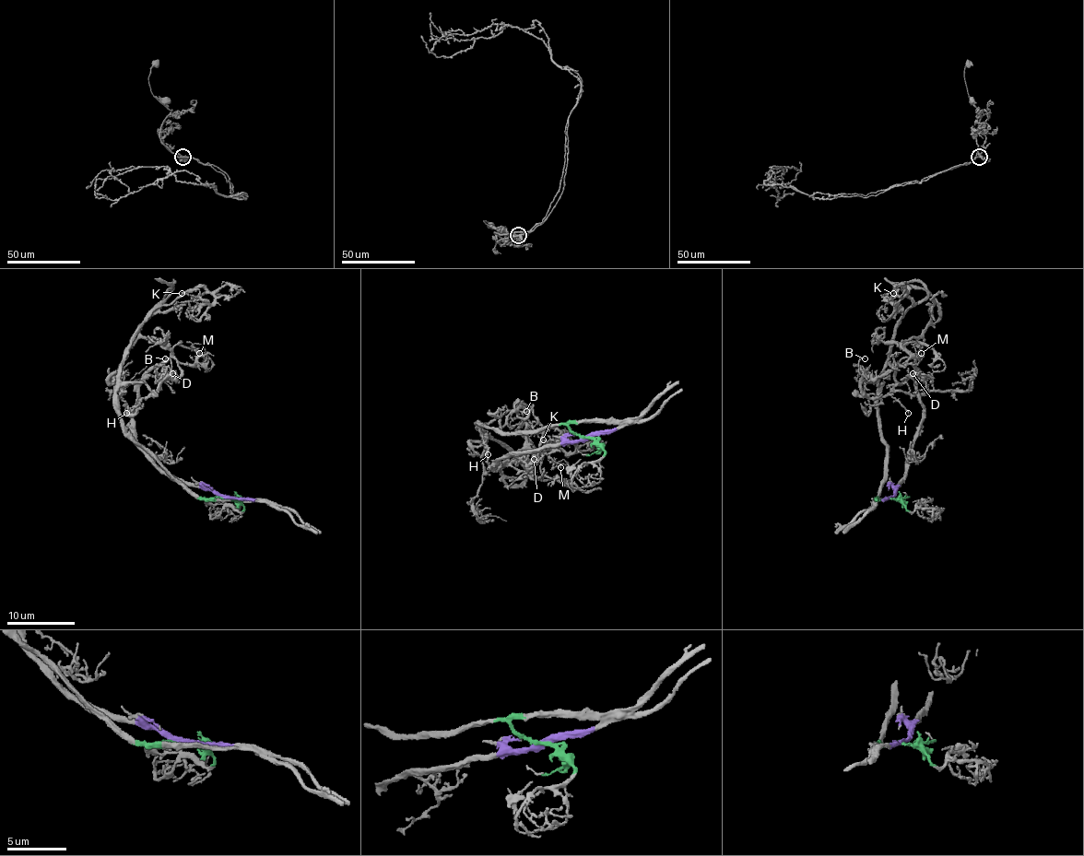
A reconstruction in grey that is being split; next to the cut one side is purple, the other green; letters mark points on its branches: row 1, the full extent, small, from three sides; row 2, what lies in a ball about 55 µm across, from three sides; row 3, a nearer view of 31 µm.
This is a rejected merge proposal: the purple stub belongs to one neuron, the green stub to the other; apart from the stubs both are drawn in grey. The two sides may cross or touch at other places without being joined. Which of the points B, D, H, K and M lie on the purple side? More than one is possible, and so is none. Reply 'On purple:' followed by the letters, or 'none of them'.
On purple: D, M

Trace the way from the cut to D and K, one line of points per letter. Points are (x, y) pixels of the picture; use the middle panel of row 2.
D: (586, 437), (507, 455), (495, 469), (500, 463), (525, 471), (534, 459)
K: (586, 437), (566, 425), (525, 431), (477, 425), (525, 460), (552, 447), (542, 439)

